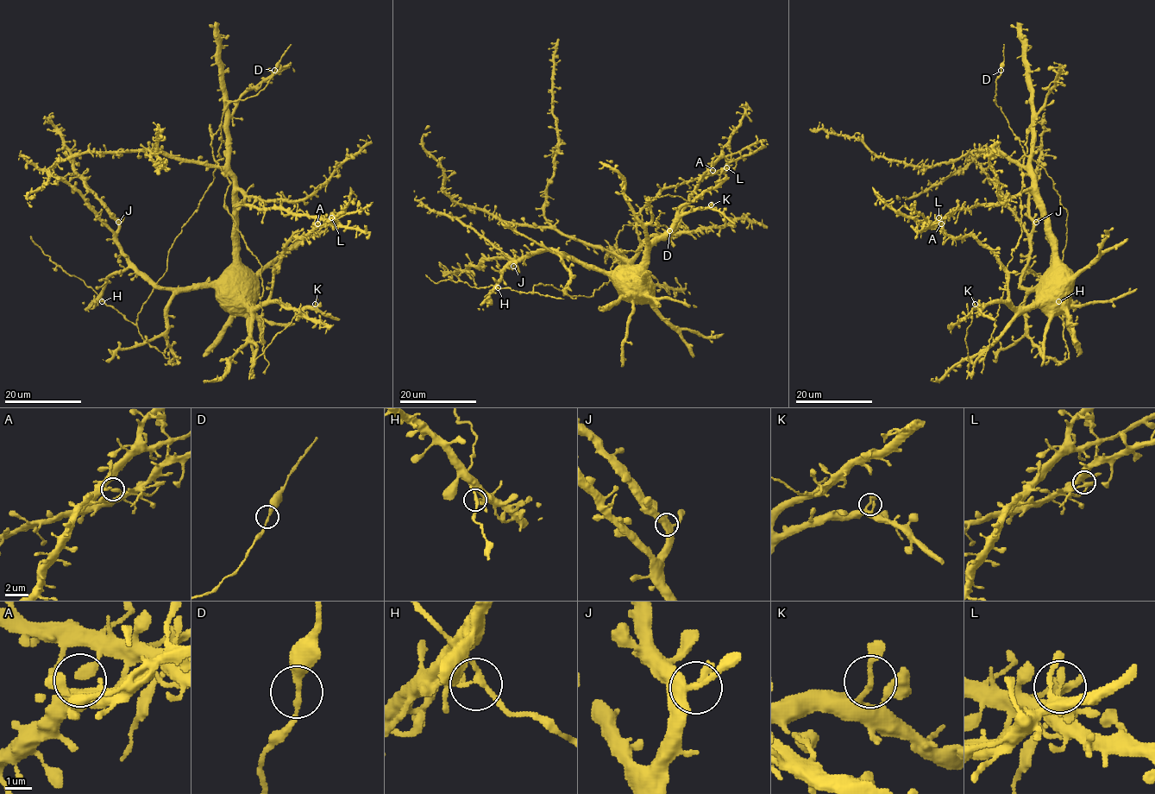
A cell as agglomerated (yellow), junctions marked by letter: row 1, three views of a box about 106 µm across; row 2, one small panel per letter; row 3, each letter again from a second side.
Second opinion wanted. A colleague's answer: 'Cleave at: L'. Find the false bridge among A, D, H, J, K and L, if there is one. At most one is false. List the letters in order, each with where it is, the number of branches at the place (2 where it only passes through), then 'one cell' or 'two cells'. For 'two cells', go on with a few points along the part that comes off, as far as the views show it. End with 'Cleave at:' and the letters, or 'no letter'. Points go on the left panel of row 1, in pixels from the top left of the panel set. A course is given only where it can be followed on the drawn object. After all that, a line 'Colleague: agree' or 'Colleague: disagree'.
A: (317, 223) | 2 | one cell
D: (274, 70) | 2 | one cell
H: (102, 301) | 3 | one cell
J: (118, 222) | 3 | one cell
K: (315, 304) | 2 | one cell
L: (331, 217) | 3 | two cells | (331, 217), (323, 235)
Cleave at: L
Colleague: agree

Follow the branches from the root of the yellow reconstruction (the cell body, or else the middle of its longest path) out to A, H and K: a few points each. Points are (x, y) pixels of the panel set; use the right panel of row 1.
A: (1044, 291), (1051, 246), (1032, 192), (1025, 190), (999, 204), (957, 208), (941, 223)
H: (1044, 291), (1041, 292), (1042, 286), (1024, 287), (1020, 284), (1021, 273), (1026, 267), (1033, 271), (1058, 301)
K: (1044, 291), (1040, 291), (1036, 299), (1026, 306), (988, 303), (981, 309), (975, 304)

